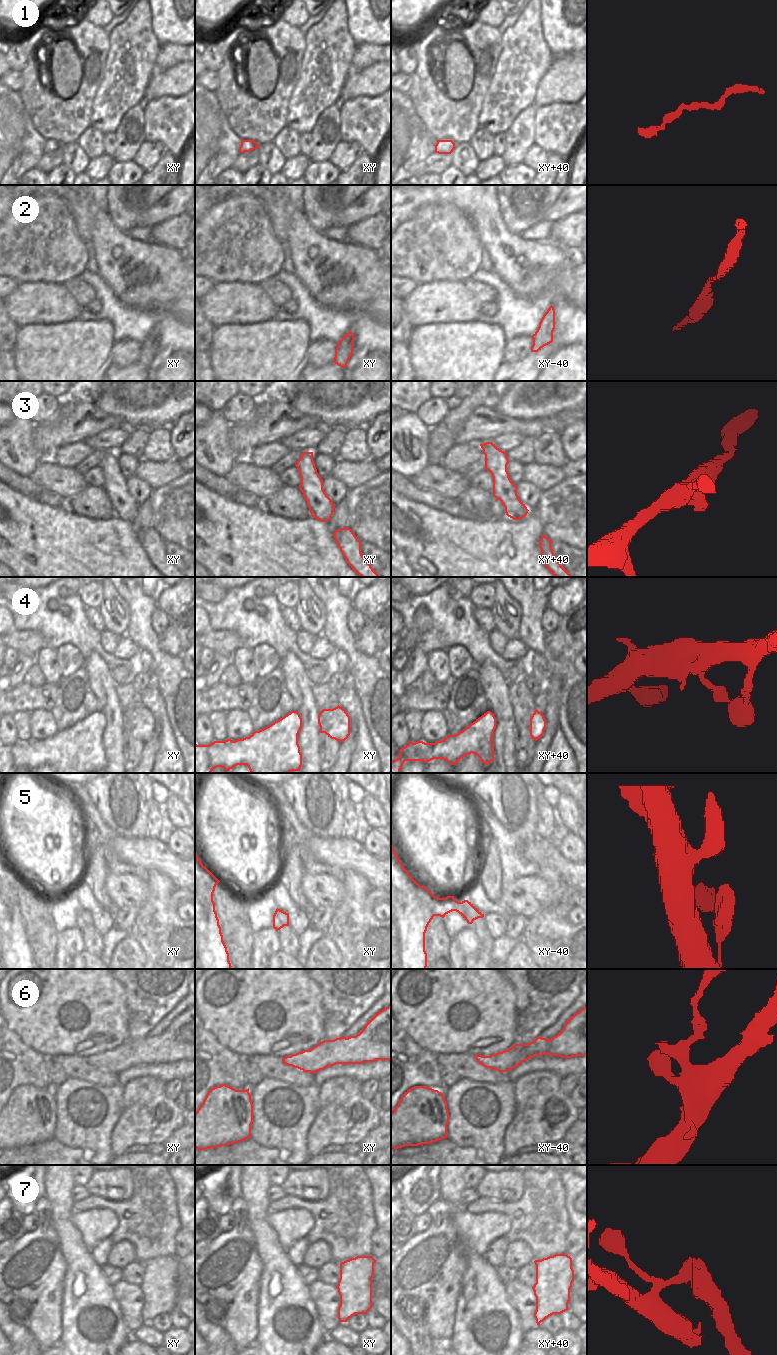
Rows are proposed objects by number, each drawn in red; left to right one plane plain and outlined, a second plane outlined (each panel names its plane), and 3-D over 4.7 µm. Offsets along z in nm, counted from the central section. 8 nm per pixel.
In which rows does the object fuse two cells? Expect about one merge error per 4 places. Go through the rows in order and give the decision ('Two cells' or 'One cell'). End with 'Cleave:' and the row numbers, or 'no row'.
1: One cell
2: One cell
3: One cell
4: One cell
5: One cell
6: Two cells
7: Two cells
Cleave: 6, 7

